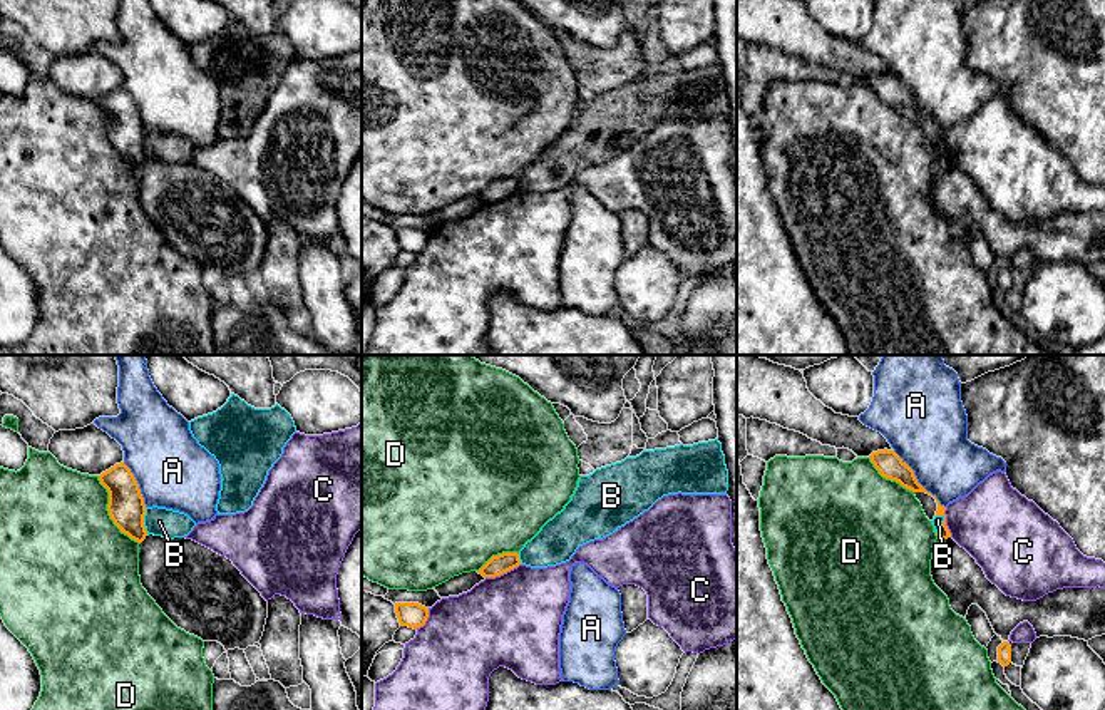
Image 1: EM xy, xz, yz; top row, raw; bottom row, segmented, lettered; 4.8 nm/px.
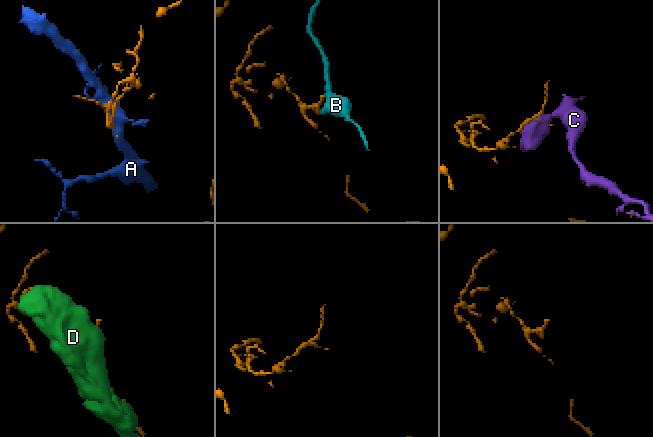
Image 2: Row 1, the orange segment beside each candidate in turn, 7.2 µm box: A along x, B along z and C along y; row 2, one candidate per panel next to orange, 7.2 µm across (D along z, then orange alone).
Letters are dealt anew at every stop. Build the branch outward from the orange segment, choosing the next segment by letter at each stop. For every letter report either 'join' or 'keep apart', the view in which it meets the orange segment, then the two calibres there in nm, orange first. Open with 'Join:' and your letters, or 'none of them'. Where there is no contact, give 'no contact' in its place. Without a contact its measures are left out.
Join: none of them
A: keep apart; meets orange in yz; 120 nm thick on the orange side, 380 nm on the other
B: keep apart; meets orange in xy; 180 nm thick on the orange side, 140 nm on the other
C: keep apart; meets orange in xz; 100 nm thick on the orange side, 460 nm on the other
D: keep apart; meets orange in xy; 180 nm thick on the orange side, 500 nm on the other

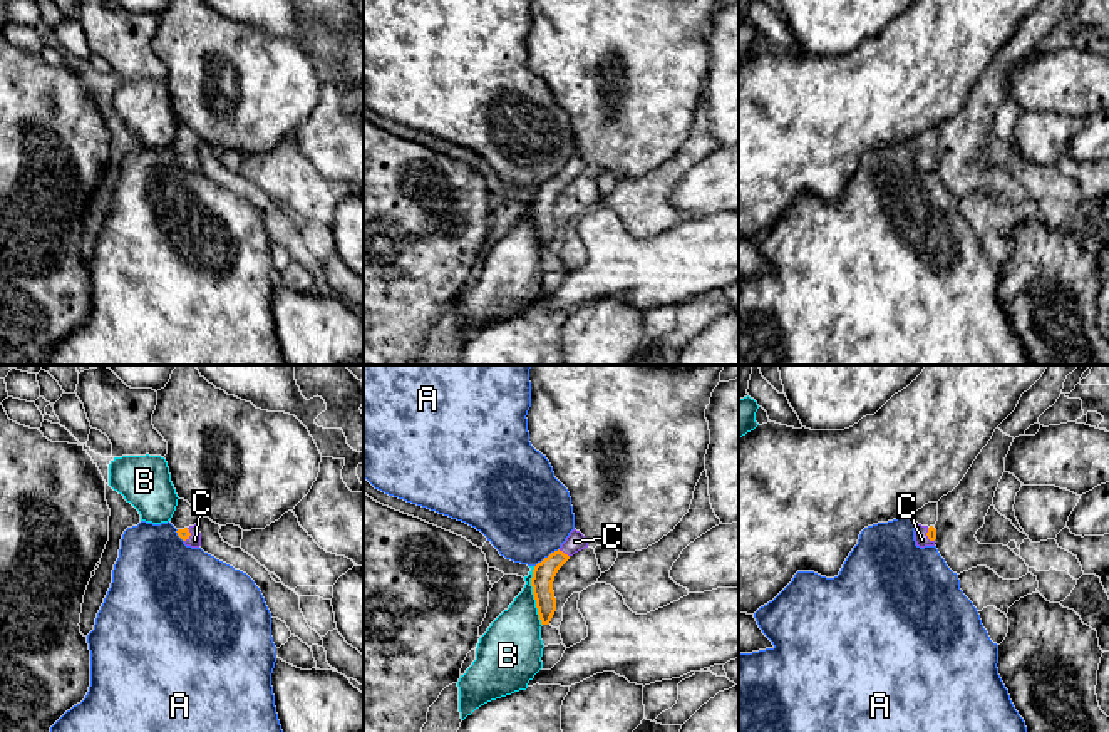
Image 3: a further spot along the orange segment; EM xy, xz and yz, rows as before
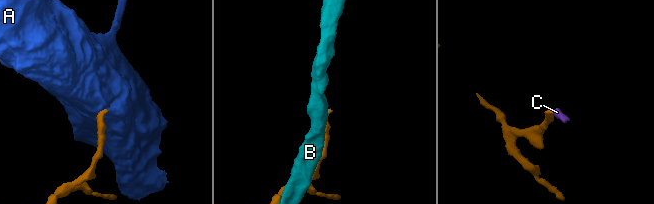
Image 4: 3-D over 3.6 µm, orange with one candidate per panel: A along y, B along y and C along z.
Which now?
Join: C
A: keep apart; meets orange in xz; 110 nm thick on the orange side, 440 nm on the other
B: keep apart; meets orange in xz; 110 nm thick on the orange side, 280 nm on the other
C: join; meets orange in xz; 110 nm thick on the orange side, 90 nm on the other

